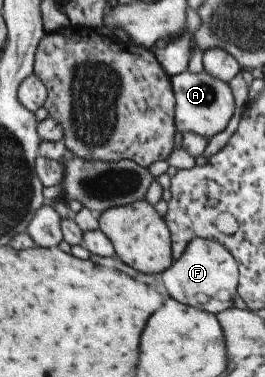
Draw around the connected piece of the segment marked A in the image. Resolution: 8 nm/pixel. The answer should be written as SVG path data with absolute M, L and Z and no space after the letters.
M185 70L169 77L174 98L172 124L177 132L183 134L189 131L208 140L227 126L229 119L233 116L235 103L226 82L212 77L205 71L191 73Z

